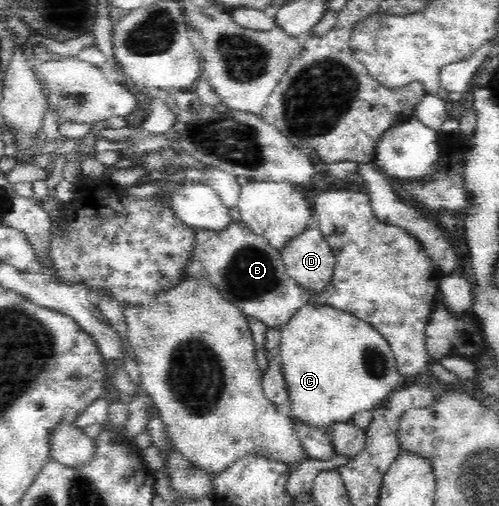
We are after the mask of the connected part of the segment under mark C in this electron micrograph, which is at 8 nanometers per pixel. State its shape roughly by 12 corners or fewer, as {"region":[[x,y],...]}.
{"region":[[304,305],[275,353],[293,423],[330,430],[403,382],[389,344]]}

